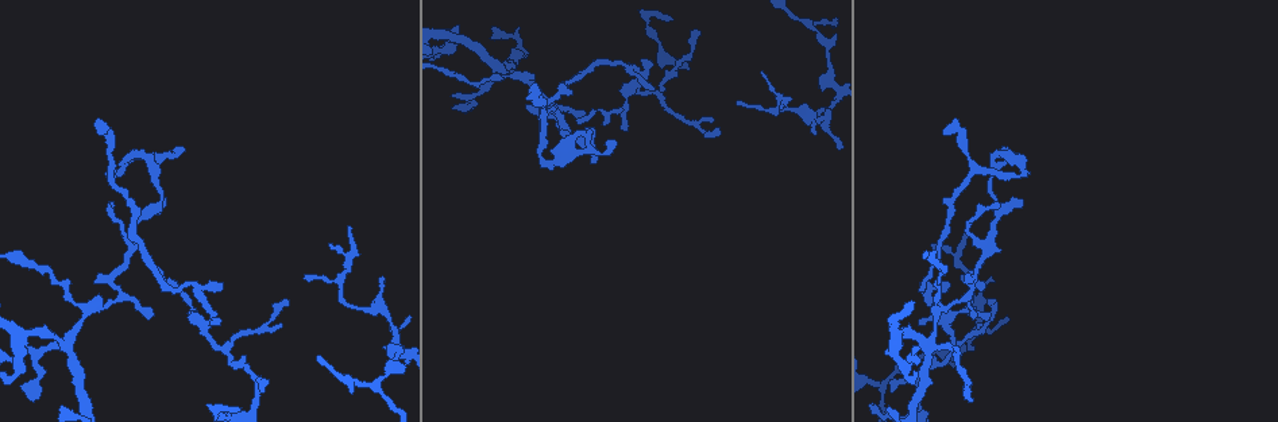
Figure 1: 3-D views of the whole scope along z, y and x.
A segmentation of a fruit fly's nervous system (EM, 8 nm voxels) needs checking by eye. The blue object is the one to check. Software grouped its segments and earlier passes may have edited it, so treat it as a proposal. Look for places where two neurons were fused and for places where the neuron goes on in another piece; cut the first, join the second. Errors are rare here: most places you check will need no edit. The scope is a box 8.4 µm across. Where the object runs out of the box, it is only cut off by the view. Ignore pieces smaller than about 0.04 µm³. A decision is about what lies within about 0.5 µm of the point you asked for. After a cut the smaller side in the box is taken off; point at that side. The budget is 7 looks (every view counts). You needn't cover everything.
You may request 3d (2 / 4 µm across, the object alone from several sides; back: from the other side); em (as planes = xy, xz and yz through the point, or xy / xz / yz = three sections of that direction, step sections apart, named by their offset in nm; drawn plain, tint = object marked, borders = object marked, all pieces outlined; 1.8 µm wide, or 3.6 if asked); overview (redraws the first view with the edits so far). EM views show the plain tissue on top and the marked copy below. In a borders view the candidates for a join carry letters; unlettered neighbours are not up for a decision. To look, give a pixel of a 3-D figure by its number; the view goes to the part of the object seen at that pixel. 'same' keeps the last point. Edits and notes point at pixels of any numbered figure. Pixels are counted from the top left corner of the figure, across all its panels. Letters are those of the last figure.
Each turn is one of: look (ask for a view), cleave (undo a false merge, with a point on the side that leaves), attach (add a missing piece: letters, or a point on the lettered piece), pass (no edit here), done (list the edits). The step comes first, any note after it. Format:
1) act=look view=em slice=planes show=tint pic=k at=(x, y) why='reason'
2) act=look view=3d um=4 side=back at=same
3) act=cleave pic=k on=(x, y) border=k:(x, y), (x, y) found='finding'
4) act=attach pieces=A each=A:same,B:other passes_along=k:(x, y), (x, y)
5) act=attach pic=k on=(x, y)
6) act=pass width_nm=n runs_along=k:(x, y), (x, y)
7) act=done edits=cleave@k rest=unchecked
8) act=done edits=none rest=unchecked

act=look view=em slice=planes show=borders pic=1 at=(994, 280) why='free end'

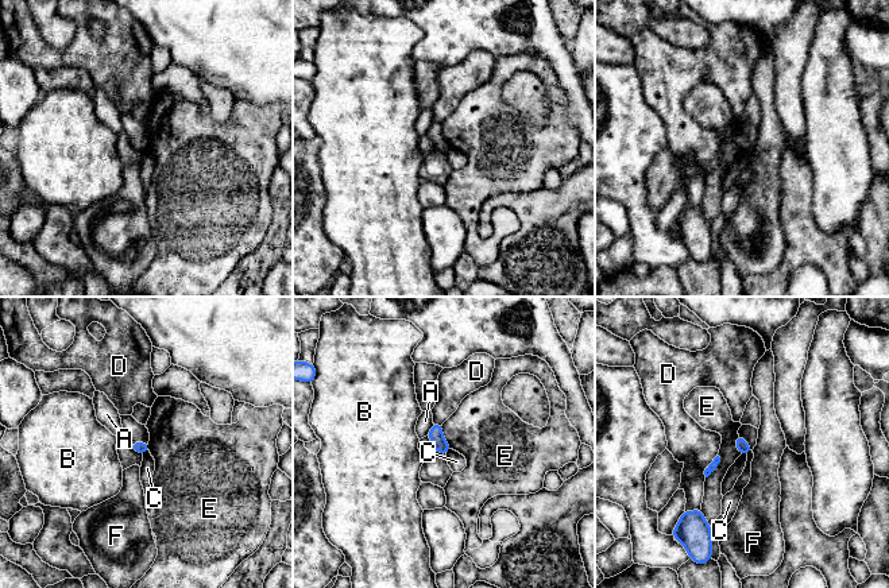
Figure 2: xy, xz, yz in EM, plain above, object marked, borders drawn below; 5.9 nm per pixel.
act=pass longest_contact=E:160nm each=A:other,B:other,C:other,D:other,E:other,F:other border=2:(147, 449), (142, 453) found='none of them fits'

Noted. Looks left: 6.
act=look view=em slice=planes show=tint pic=1 at=(575, 136) why='abrupt turn'

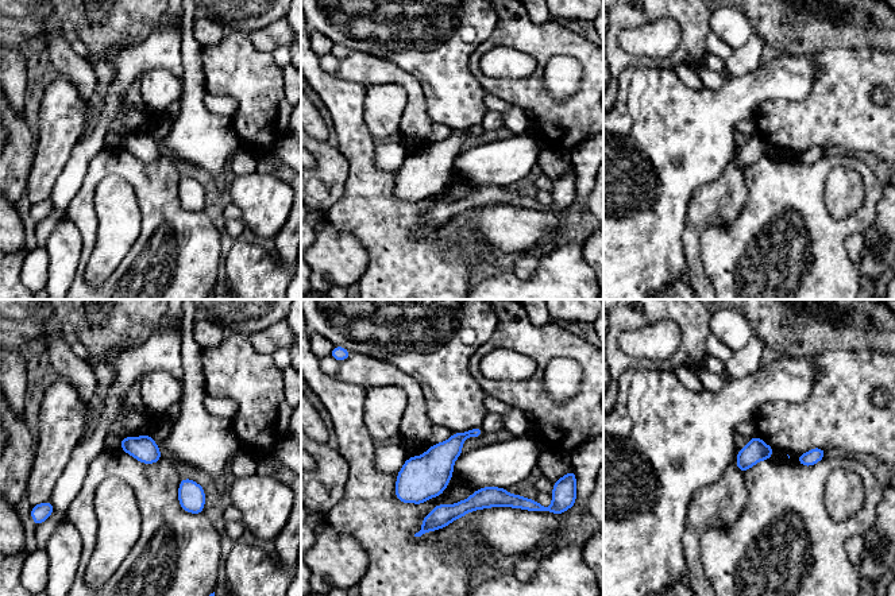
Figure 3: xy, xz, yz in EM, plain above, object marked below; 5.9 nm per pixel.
act=look view=em slice=planes show=borders at=same why='see the neighbours'

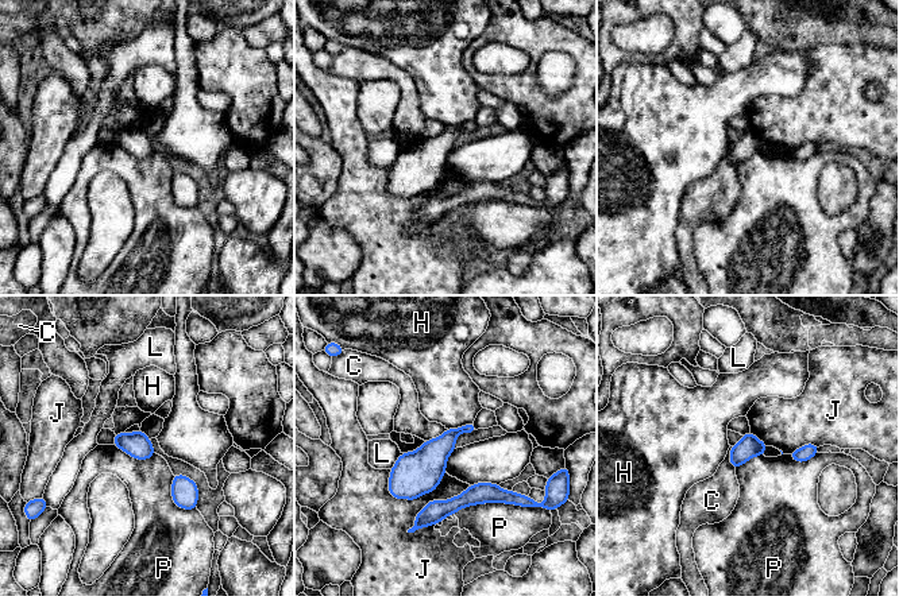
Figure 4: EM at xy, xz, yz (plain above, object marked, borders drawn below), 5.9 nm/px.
act=pass each=C:other,H:other,J:other,L:other,P:other border=4:(173, 476), (173, 502), (196, 509) found='one neuron here'

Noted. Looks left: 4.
act=look view=em slice=planes show=borders pic=1 at=(466, 110) why='thin end'

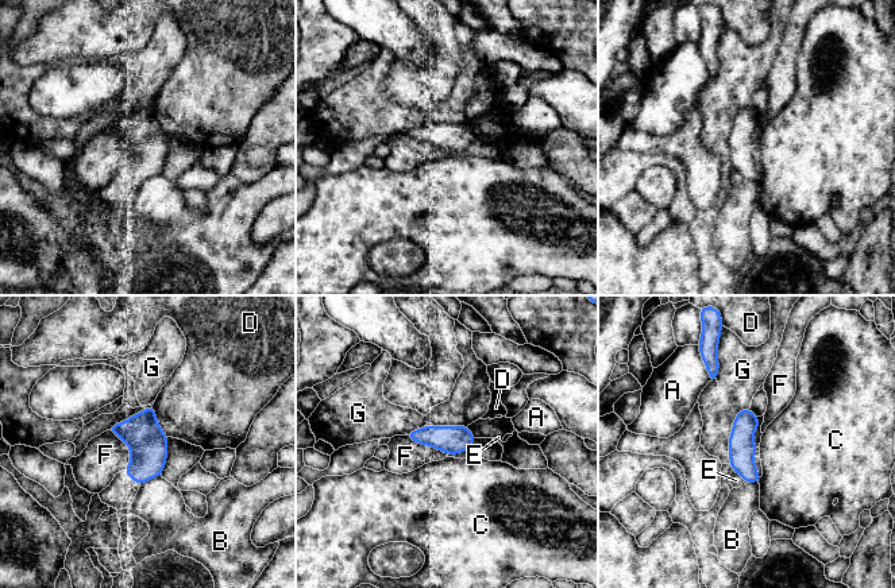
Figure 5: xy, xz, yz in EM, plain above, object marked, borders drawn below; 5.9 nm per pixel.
act=pass width_nm=160 each=A:other,B:other,C:other,D:other,E:other,F:other,G:other border=5:(108, 429), (128, 447), (124, 469) found='none of them fits'

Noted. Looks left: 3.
act=done edits=none rest=unchecked

